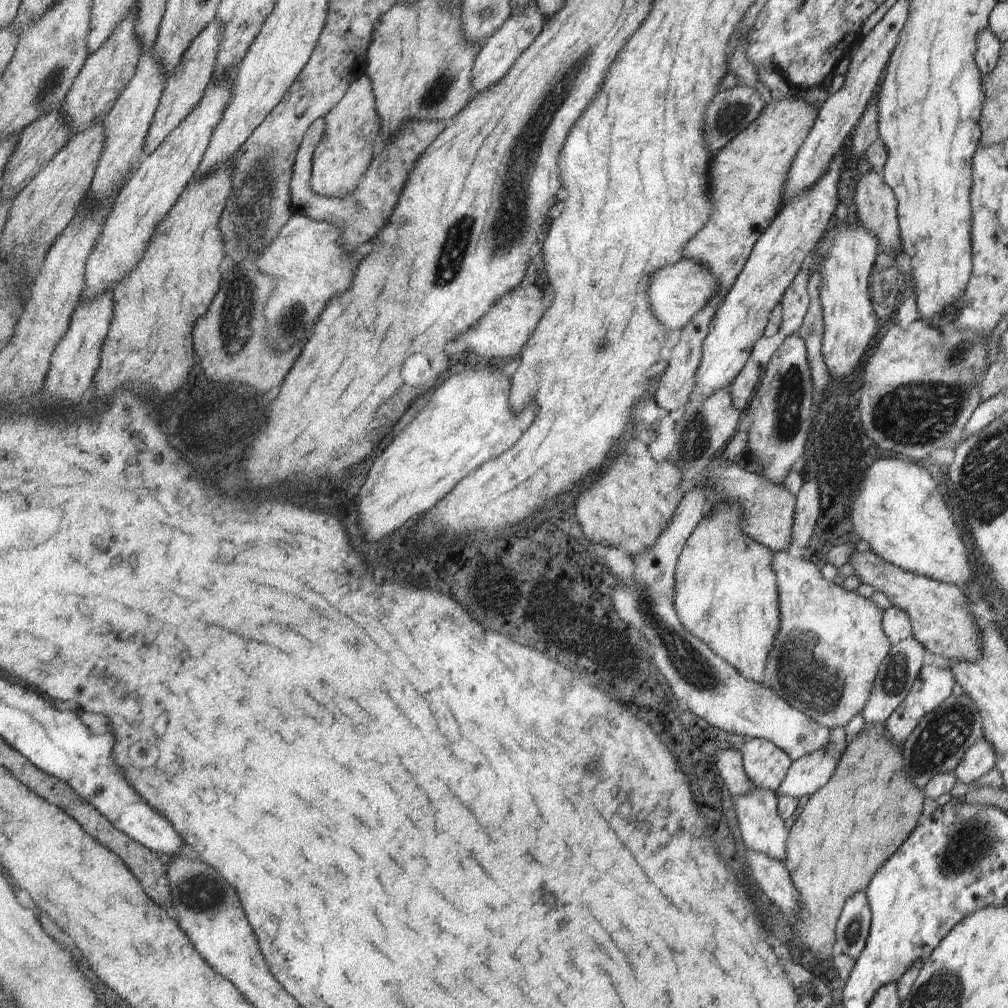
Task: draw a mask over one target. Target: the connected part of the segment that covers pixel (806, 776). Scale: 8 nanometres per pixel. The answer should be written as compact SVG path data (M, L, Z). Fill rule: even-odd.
M835 727L830 732L826 747L791 761L777 793L801 798L811 796L821 788L835 772L841 753L845 750L843 727Z

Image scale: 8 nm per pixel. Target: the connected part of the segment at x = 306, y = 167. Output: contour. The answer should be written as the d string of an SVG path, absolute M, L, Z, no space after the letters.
M326 117L320 118L315 122L315 128L311 128L311 132L307 132L303 139L294 166L291 196L296 214L306 214L312 219L332 222L342 230L344 247L356 253L355 248L359 248L363 242L373 241L385 228L418 160L449 124L450 122L445 121L411 120L407 122L404 129L372 160L359 188L344 199L332 199L318 195L311 184L314 156L326 133Z

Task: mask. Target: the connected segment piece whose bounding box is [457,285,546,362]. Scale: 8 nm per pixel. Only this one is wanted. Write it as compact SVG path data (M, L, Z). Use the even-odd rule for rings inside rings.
M529 285L528 288L519 286L502 296L479 323L471 327L457 340L461 340L465 348L469 346L481 362L485 362L491 356L513 358L521 354L523 347L529 342L539 321L543 318L546 311L543 300L545 300L545 296L543 296L543 291L539 286Z

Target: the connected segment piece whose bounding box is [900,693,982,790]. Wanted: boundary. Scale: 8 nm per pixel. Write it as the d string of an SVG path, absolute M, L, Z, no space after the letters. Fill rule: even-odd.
M965 694L949 695L939 706L930 710L911 730L900 748L903 768L919 790L936 774L952 772L966 750L982 739L982 718L973 701Z

